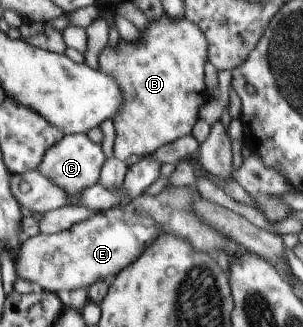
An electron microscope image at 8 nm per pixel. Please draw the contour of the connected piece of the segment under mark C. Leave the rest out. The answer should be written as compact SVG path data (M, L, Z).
M70 134L63 135L56 143L53 143L45 151L39 165L34 170L62 189L70 206L80 206L81 191L99 181L99 173L104 160L100 144L88 139L86 134Z

